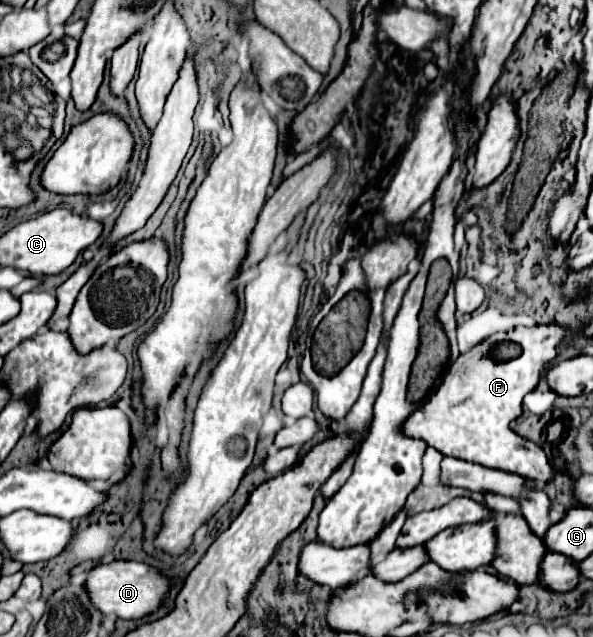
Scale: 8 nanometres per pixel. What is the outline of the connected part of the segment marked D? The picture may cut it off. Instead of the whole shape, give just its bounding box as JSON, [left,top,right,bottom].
[85,561,169,621]

